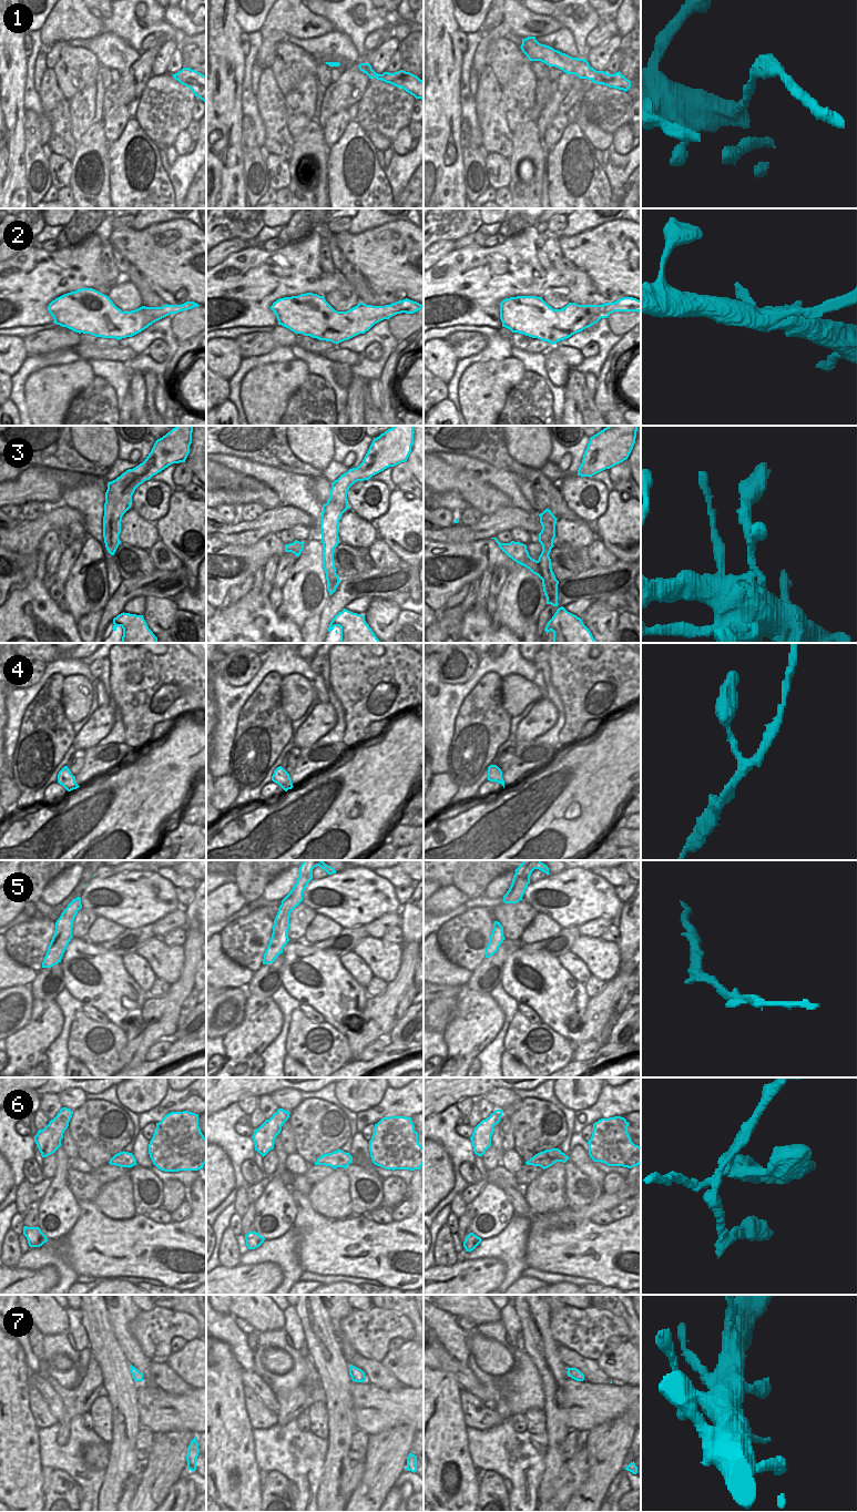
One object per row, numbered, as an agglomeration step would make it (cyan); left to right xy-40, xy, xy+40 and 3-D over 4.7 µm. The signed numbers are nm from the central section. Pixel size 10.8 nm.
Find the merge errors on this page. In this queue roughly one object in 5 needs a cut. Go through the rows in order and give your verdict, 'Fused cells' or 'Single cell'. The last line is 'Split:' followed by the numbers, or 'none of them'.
1: Fused cells
2: Single cell
3: Single cell
4: Single cell
5: Single cell
6: Fused cells
7: Single cell
Split: 1, 6.

